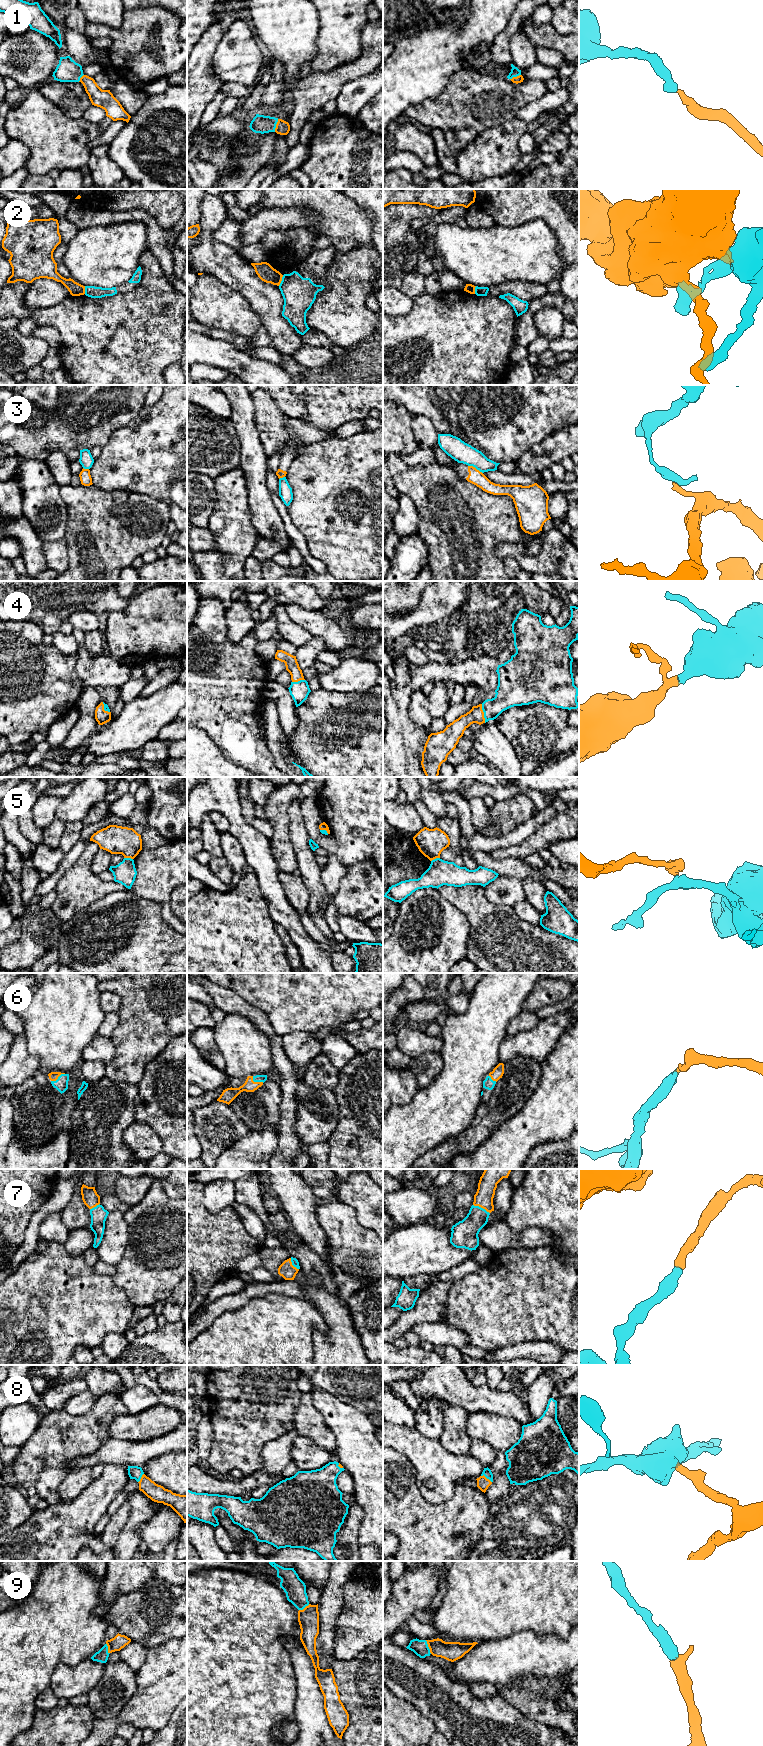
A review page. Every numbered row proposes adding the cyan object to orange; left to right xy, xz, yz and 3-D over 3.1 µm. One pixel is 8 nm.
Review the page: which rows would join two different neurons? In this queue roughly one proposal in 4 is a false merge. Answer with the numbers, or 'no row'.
2, 3, 5

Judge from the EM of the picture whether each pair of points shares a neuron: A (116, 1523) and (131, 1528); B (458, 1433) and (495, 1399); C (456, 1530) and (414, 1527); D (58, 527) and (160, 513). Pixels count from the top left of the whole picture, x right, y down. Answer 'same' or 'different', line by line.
A: different
B: different
C: same
D: different

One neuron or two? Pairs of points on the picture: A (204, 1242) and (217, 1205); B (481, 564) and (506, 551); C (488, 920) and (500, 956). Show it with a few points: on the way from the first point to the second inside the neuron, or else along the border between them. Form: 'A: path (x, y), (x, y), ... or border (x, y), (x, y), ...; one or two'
A: border (202, 1193), (204, 1206), (212, 1213), (231, 1205); two
B: border (517, 543), (499, 543), (495, 547), (494, 554); two
C: path (494, 929), (500, 947); one

